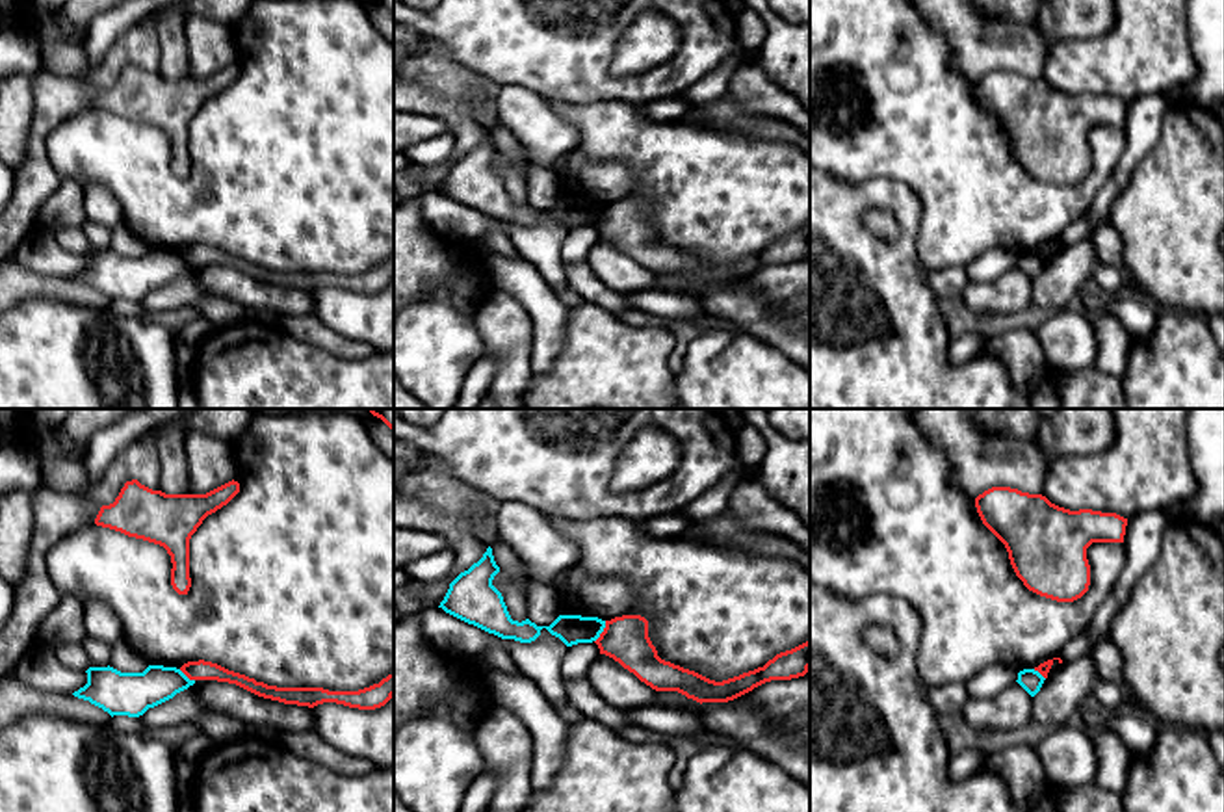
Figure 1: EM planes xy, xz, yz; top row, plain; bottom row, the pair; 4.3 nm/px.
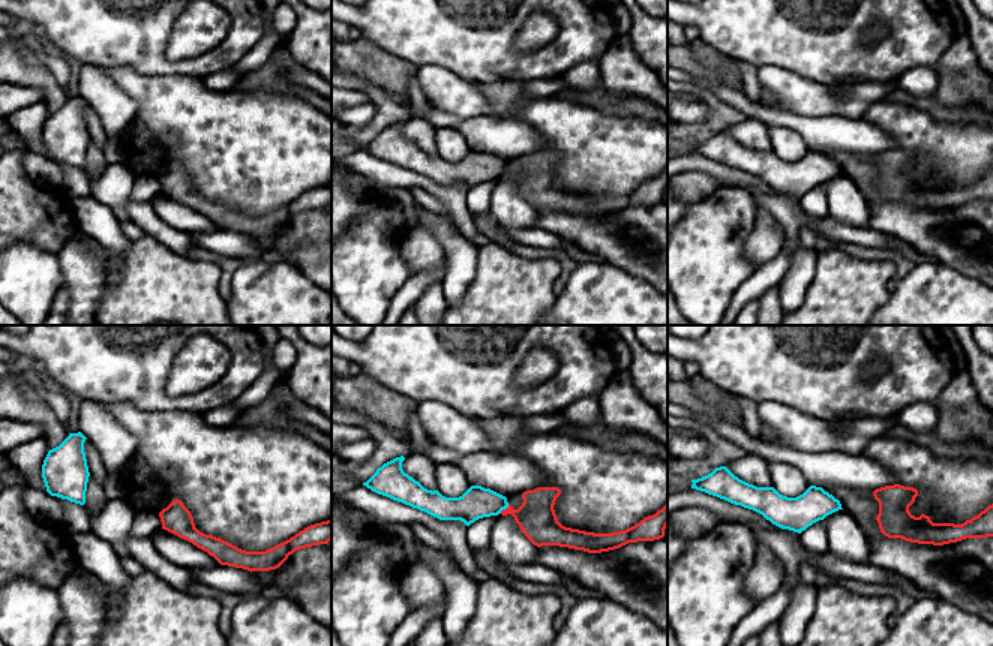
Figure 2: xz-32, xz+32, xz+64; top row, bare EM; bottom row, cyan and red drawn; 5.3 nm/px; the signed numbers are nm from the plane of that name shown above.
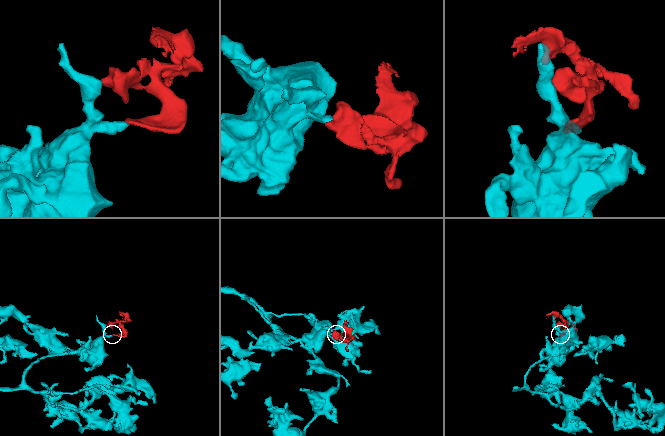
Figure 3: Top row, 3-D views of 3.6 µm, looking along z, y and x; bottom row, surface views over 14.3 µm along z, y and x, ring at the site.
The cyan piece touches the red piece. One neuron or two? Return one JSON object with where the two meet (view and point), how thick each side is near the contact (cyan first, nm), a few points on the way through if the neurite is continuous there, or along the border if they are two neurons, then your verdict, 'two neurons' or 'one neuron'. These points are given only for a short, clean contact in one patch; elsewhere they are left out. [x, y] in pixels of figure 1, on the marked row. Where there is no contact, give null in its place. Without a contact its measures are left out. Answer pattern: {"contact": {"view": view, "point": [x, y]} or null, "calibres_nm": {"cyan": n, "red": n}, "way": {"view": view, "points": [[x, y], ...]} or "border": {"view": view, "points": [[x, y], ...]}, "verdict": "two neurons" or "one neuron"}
{"contact": {"view": "xz", "point": [600, 632]}, "calibres_nm": {"cyan": 130, "red": 200}, "border": {"view": "xz", "points": [[606, 621], [595, 641]]}, "verdict": "two neurons"}

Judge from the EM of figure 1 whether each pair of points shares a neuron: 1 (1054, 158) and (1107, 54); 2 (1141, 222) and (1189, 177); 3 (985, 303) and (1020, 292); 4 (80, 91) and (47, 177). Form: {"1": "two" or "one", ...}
{"1": "two", "2": "one", "3": "one", "4": "one"}

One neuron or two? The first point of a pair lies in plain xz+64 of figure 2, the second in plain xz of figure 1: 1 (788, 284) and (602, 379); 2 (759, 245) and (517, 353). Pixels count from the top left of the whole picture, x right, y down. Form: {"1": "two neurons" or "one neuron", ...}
{"1": "two neurons", "2": "one neuron"}

